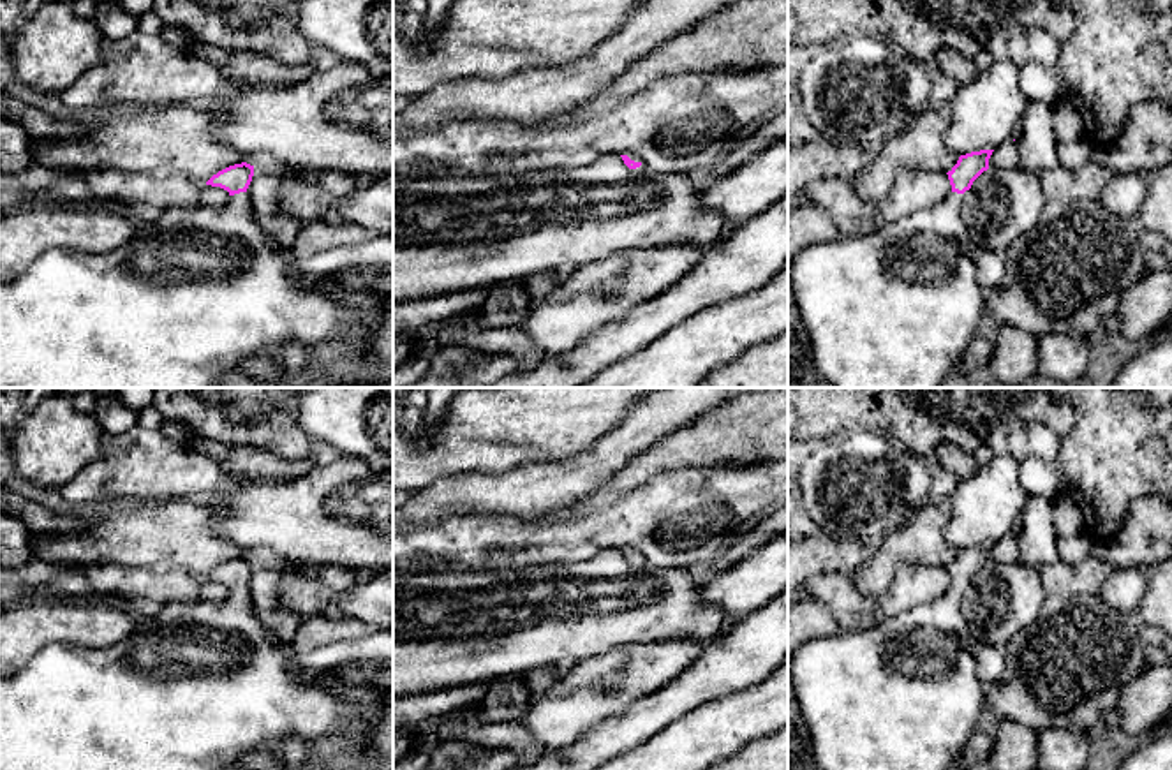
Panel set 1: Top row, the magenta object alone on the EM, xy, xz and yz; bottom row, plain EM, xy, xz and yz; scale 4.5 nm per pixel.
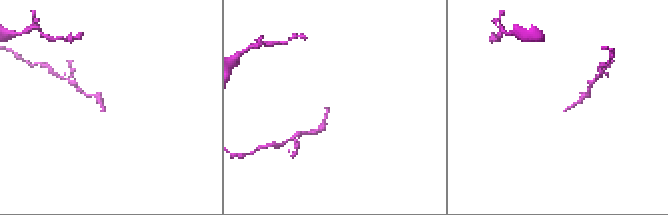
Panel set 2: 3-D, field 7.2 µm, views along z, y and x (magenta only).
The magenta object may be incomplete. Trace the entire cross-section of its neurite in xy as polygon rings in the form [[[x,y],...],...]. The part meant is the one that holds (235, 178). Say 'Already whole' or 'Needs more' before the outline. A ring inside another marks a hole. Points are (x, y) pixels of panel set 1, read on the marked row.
Needs more. [[[241,162],[219,171],[206,181],[206,185],[229,192],[229,201],[224,208],[169,208],[157,222],[137,226],[129,241],[109,252],[92,254],[51,248],[23,277],[7,282],[0,280],[0,388],[217,388],[226,374],[240,370],[241,363],[256,354],[273,352],[282,344],[326,344],[370,326],[374,321],[372,314],[344,305],[333,292],[326,291],[324,280],[296,280],[291,275],[293,255],[284,252],[257,224],[245,194],[252,176],[254,166]]]

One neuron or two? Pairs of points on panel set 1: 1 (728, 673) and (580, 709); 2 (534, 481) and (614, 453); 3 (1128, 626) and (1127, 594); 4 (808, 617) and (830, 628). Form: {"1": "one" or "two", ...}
{"1": "two", "2": "one", "3": "one", "4": "one"}

